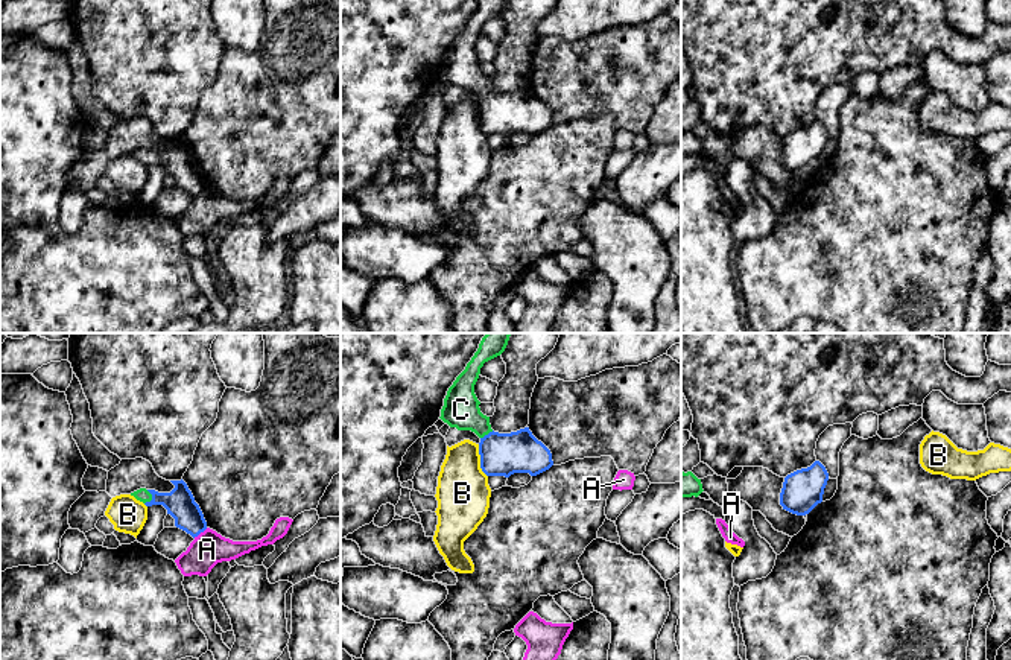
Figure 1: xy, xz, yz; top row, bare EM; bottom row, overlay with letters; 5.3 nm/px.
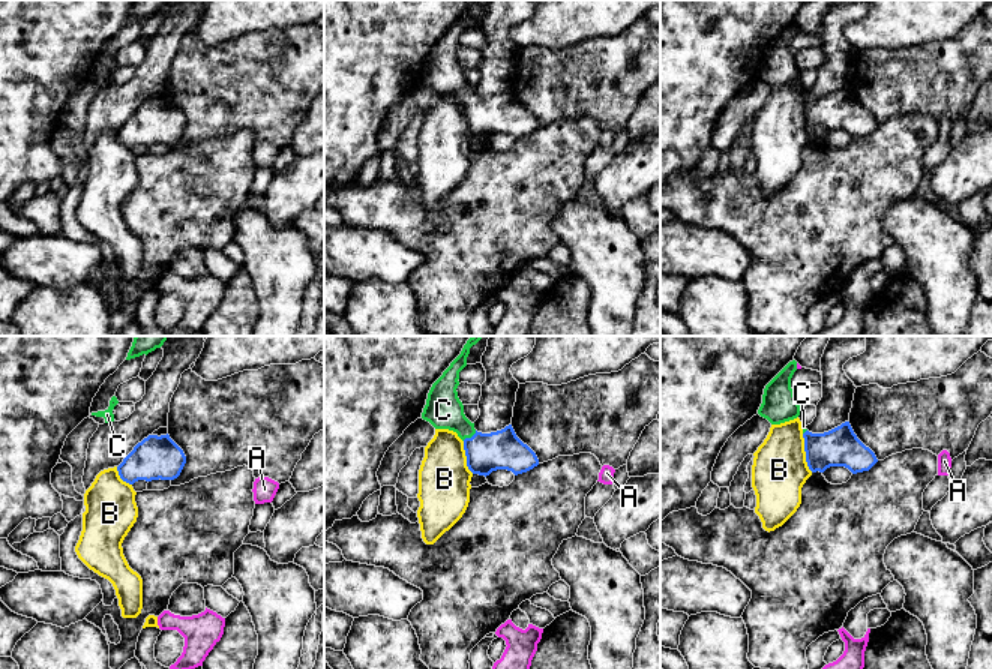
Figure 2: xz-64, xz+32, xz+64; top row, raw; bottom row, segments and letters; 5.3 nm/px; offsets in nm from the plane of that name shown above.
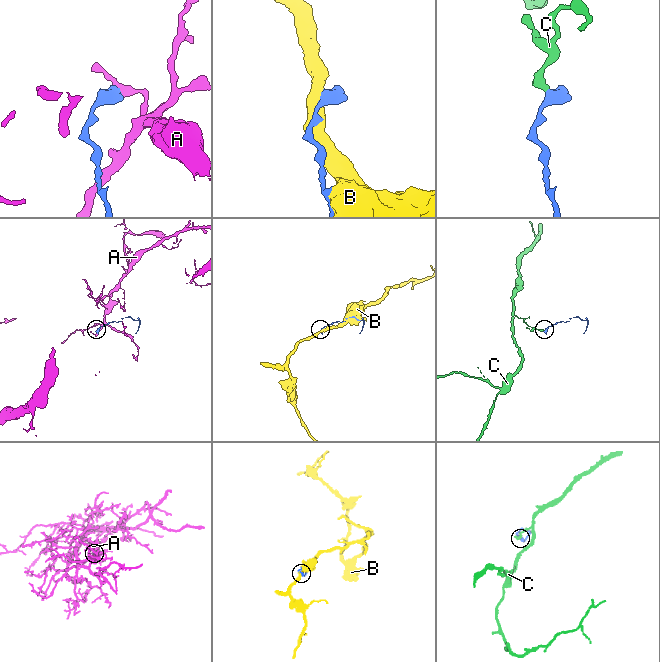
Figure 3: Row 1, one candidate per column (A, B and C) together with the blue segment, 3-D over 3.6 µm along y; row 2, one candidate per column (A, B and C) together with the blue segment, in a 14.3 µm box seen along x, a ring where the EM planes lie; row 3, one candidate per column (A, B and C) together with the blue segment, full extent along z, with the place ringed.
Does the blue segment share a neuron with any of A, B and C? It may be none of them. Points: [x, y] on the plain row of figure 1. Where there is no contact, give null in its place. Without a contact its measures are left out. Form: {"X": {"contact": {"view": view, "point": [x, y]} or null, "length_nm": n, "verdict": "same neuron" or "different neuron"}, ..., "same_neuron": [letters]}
{"A": {"contact": {"view": "xy", "point": [199, 192]}, "length_nm": 90, "verdict": "different neuron"}, "B": {"contact": {"view": "xz", "point": [481, 120]}, "length_nm": 180, "verdict": "different neuron"}, "C": {"contact": {"view": "xy", "point": [152, 157]}, "length_nm": 80, "verdict": "same neuron"}, "same_neuron": ["C"]}

